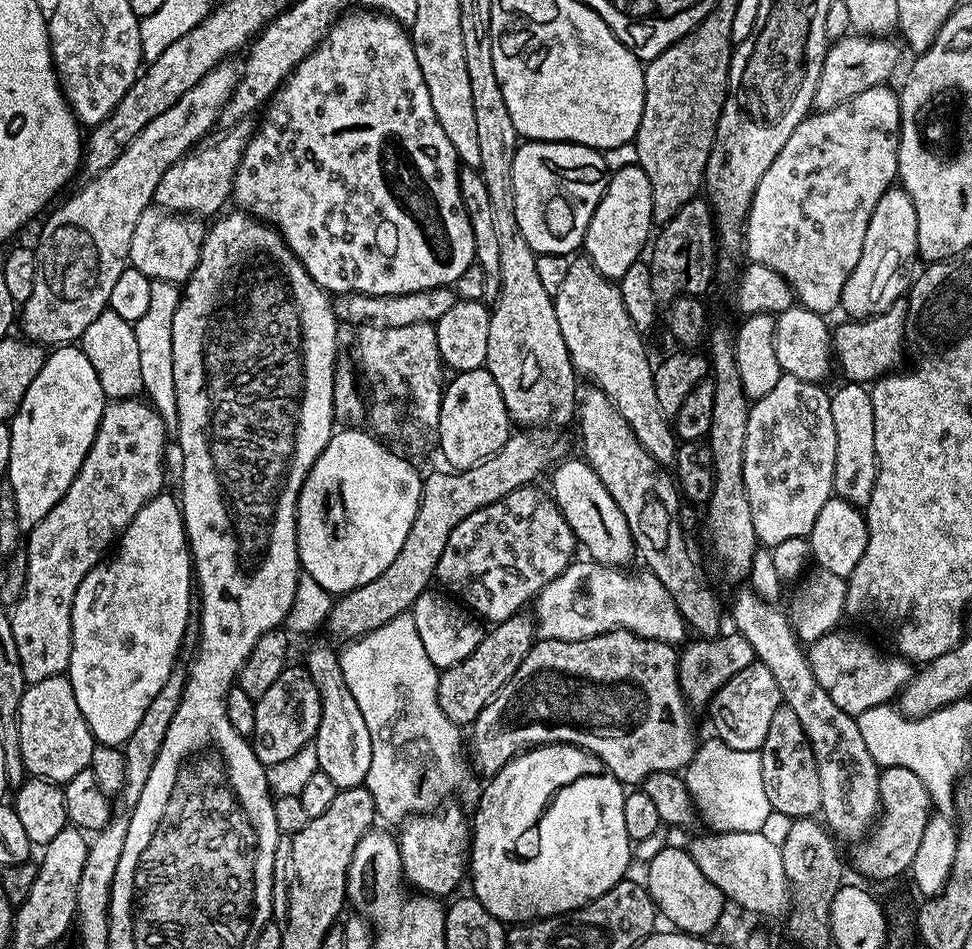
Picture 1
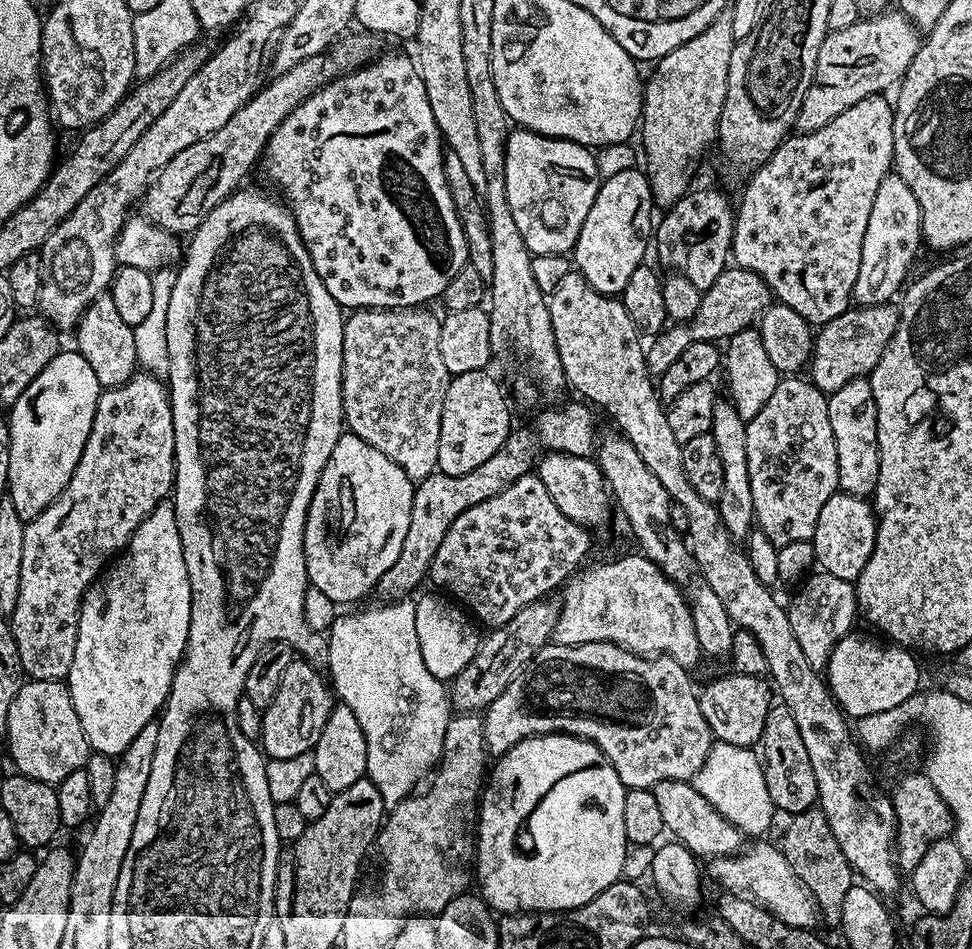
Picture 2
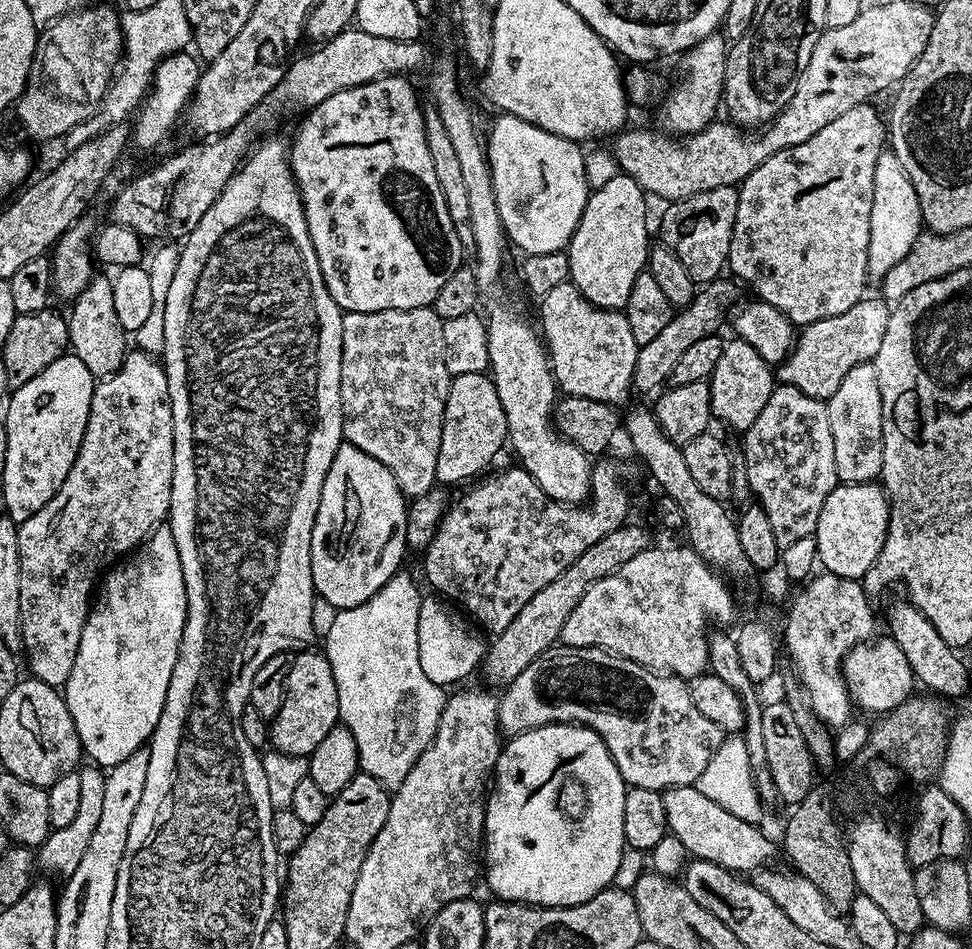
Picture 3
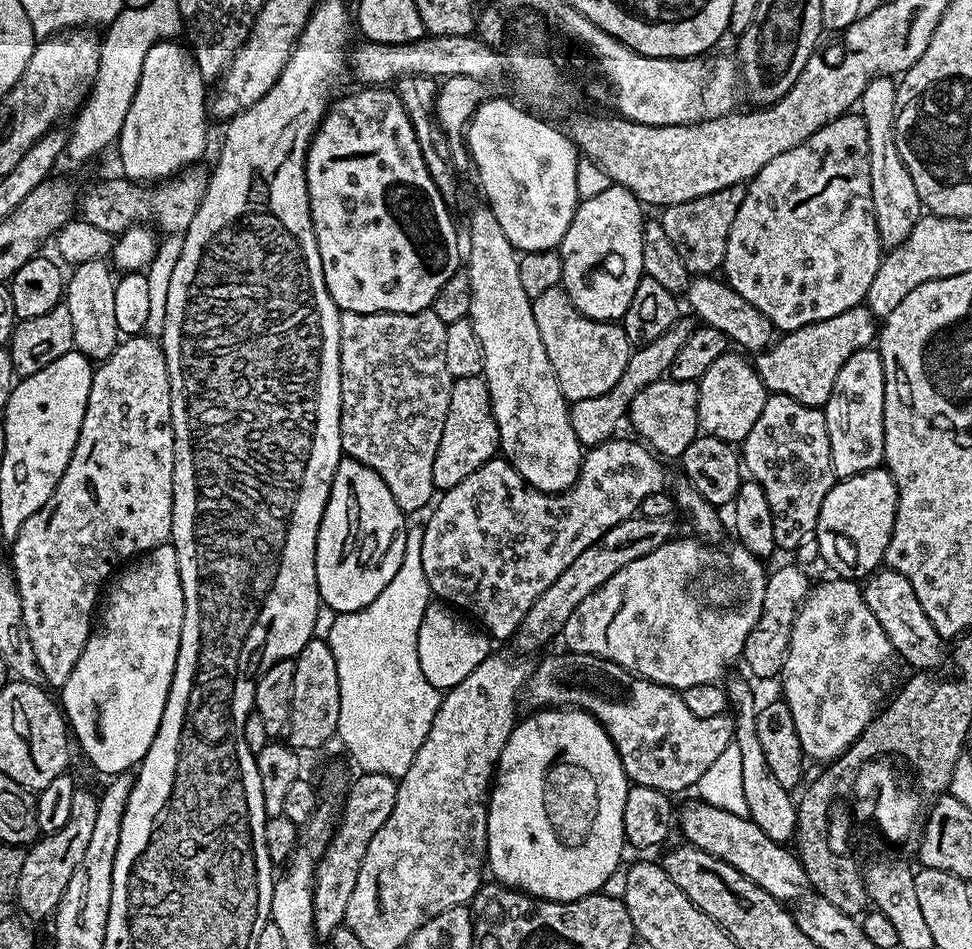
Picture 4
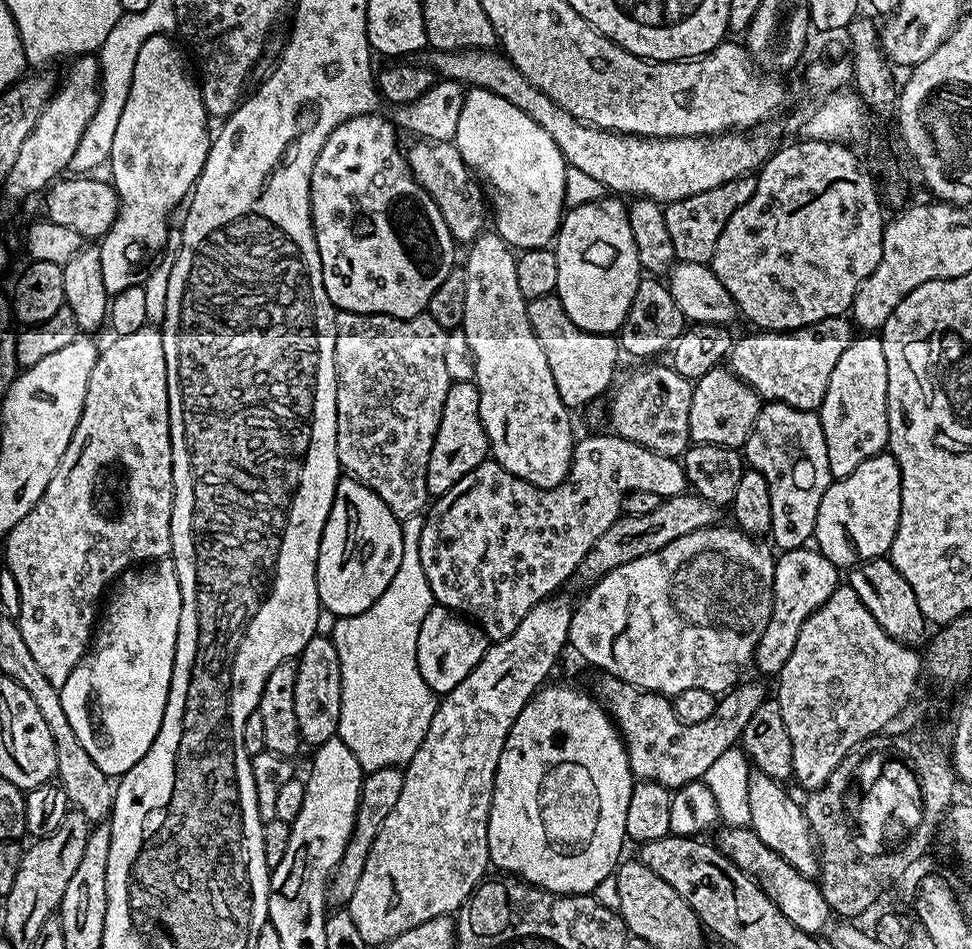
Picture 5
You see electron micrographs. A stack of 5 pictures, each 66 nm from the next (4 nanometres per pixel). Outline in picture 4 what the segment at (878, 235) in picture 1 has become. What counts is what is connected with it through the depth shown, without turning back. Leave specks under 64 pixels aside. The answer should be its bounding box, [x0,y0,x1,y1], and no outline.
[858,77,922,246]

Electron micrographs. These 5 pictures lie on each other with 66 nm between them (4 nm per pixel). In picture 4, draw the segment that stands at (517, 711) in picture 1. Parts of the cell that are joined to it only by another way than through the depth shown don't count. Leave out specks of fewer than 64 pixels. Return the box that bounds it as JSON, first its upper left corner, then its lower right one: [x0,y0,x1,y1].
[526,650,736,794]

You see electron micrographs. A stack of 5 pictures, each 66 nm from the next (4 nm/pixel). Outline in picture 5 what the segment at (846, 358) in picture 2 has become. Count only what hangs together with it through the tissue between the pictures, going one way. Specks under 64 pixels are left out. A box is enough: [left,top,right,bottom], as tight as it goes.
[730,315,854,412]

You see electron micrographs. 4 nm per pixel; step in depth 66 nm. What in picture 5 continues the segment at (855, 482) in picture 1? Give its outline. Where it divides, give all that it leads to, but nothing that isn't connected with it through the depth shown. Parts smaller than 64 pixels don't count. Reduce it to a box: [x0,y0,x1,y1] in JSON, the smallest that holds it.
[818,334,888,477]

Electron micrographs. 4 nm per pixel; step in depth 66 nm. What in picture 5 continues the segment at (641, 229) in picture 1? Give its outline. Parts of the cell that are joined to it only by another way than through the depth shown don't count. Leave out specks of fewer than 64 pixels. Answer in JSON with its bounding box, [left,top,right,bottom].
[554,198,642,336]

